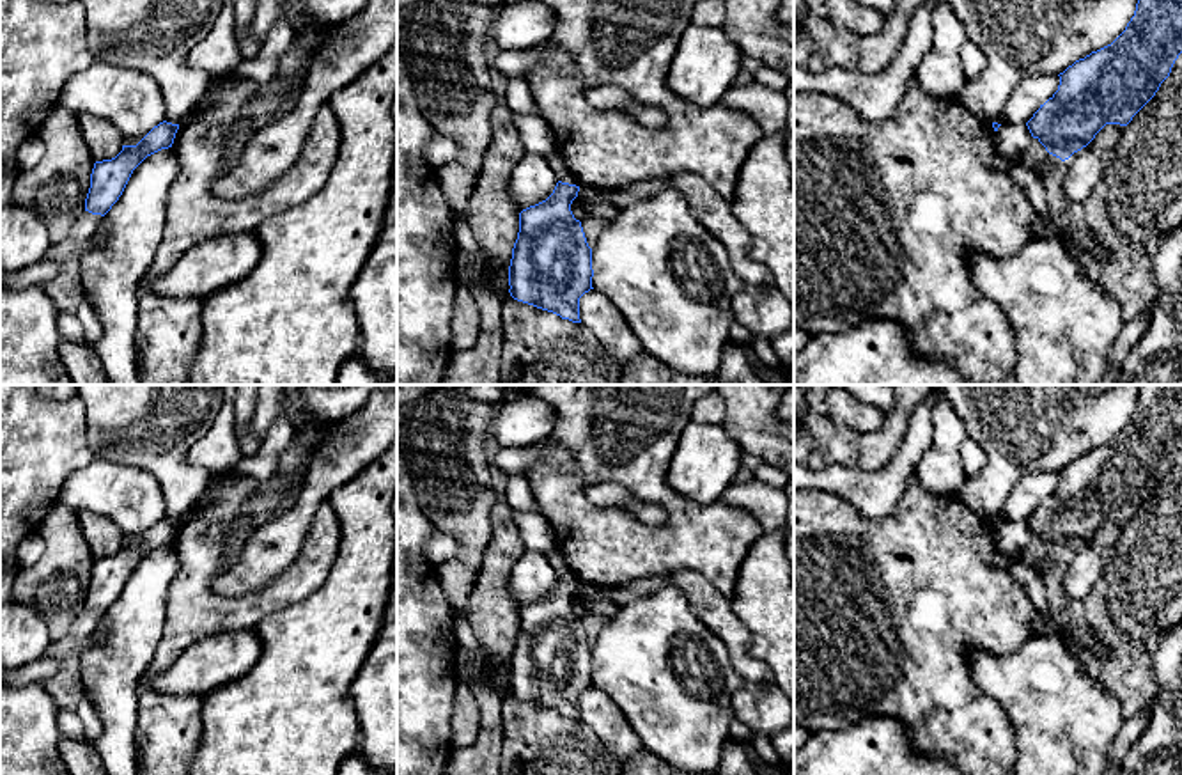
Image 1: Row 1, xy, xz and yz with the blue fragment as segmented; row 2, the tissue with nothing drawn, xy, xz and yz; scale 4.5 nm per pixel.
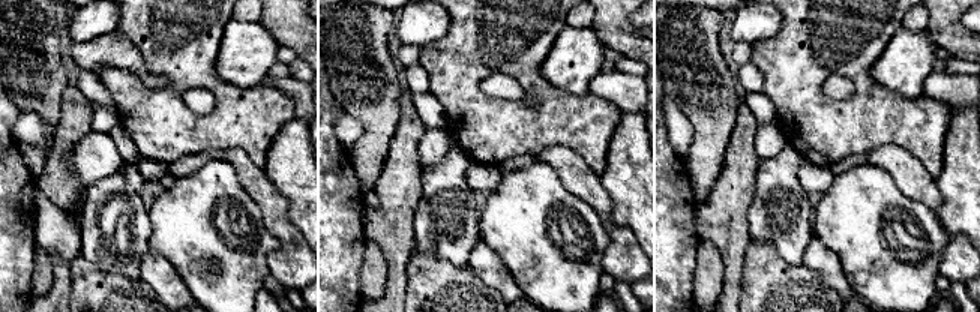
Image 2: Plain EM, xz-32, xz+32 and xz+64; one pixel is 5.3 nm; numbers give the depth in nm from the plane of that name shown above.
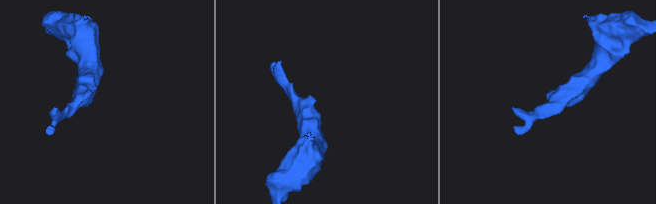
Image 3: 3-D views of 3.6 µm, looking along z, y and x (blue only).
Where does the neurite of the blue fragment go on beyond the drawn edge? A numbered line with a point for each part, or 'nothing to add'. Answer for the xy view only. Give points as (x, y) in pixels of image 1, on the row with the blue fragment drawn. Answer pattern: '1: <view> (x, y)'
nothing to add

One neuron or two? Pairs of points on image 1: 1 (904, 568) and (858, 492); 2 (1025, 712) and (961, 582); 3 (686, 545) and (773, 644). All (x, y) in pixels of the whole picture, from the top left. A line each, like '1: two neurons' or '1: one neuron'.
1: two neurons
2: two neurons
3: two neurons

